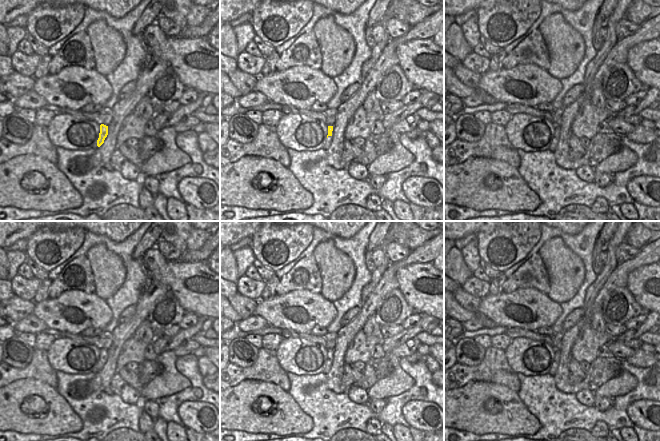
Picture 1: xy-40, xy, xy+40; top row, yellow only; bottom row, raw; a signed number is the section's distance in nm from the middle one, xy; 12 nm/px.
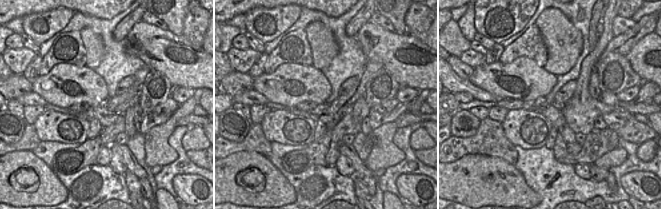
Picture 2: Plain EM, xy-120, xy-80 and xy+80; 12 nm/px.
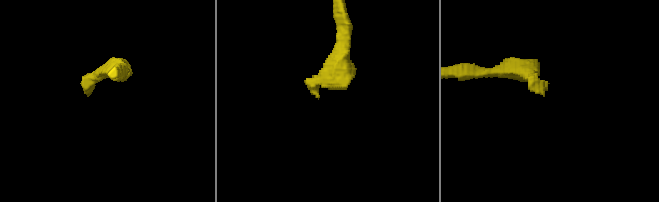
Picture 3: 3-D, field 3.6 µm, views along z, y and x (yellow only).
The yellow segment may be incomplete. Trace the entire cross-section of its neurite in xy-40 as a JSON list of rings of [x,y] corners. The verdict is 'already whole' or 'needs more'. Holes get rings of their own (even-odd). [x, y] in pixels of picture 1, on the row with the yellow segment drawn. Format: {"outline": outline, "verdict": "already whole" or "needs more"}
{"outline": [[[101,124],[100,125],[100,133],[99,133],[99,138],[97,140],[97,146],[100,147],[103,143],[105,138],[108,135],[108,126]]], "verdict": "already whole"}

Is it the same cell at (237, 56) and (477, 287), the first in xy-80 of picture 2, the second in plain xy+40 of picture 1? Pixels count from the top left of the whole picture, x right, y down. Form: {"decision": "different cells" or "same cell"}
{"decision": "same cell"}

